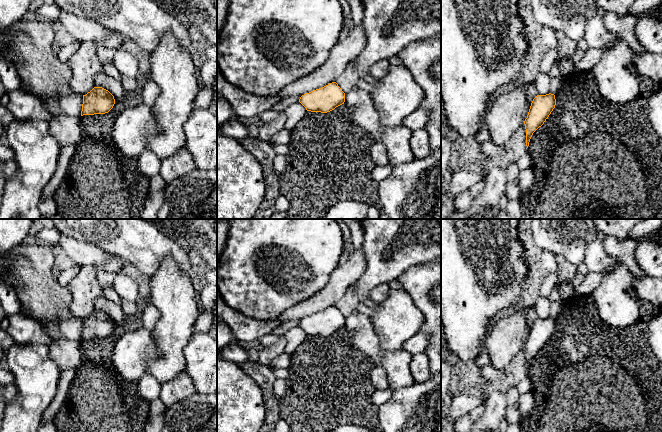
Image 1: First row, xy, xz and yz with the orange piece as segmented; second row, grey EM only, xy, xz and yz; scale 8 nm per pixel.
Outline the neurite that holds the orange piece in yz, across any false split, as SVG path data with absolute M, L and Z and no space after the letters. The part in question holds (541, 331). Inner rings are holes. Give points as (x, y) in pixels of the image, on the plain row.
M554 318L537 319L530 330L527 342L524 345L526 353L526 370L528 372L533 357L541 351L556 329Z

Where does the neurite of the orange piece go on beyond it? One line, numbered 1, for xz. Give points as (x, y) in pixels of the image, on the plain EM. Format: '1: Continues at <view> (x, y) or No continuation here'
1: No continuation here

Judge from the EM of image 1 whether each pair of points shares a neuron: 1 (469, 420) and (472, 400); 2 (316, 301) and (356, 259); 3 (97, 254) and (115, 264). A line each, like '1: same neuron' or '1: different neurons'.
1: different neurons
2: same neuron
3: different neurons

